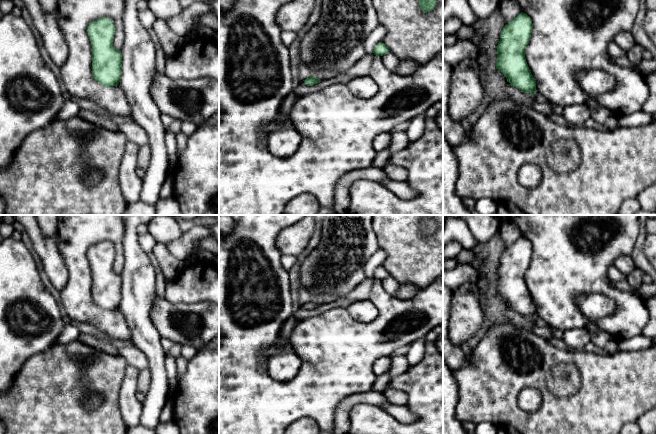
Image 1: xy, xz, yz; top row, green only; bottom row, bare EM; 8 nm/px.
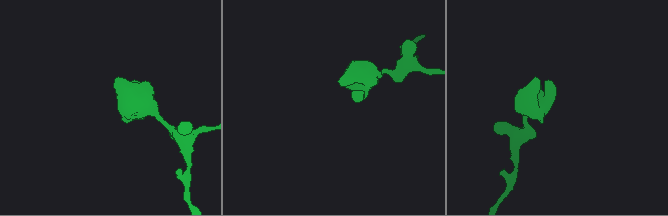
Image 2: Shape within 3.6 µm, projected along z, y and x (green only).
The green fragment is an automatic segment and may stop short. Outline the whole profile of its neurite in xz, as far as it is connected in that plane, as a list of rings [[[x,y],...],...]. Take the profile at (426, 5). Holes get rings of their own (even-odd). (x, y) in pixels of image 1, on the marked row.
[[[419,0],[419,6],[424,13],[427,13],[435,8],[436,0]]]

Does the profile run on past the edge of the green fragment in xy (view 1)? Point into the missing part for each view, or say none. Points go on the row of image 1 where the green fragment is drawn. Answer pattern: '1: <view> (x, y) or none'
1: none

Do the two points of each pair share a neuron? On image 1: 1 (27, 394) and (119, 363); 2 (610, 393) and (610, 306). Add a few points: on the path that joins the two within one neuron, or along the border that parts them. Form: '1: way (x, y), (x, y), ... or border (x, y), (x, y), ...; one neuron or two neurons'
1: way (57, 416), (96, 416), (110, 402), (110, 393); one neuron
2: border (618, 350), (613, 353), (607, 353); two neurons

